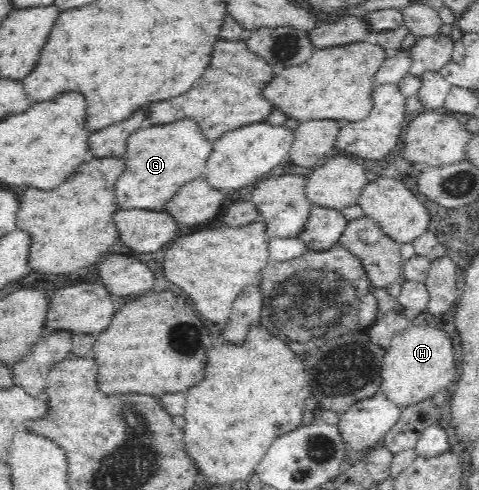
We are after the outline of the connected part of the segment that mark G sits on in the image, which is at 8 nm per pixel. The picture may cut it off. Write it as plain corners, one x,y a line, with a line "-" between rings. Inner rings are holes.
190,118
167,125
144,125
127,140
124,169
115,186
119,210
163,211
182,186
205,176
211,151
212,144
201,137

